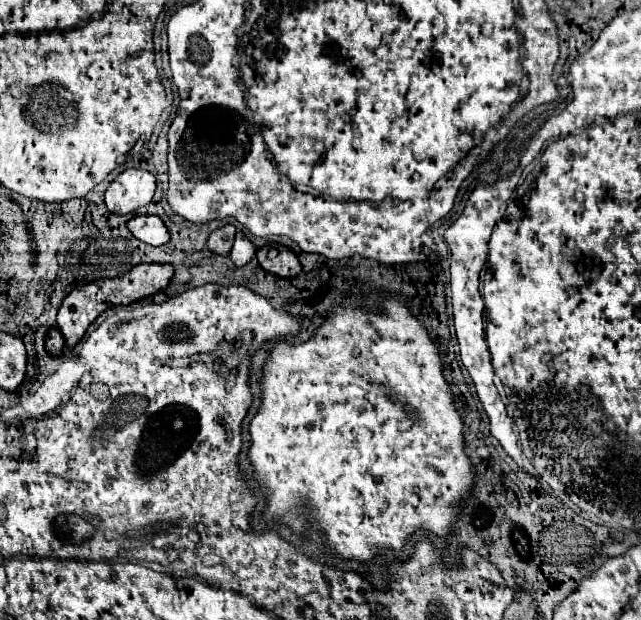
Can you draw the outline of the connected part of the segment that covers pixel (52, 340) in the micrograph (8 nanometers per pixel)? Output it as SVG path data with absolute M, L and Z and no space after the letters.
M51 327L51 329L49 329L45 347L47 347L49 353L53 353L53 355L61 355L61 351L63 351L63 347L65 347L65 341L63 341L63 335L61 335L59 327Z

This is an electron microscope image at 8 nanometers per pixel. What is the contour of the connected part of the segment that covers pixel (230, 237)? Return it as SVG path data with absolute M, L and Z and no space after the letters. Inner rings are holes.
M225 225L225 227L219 227L217 231L213 231L209 235L207 249L211 253L217 253L217 255L229 255L233 241L235 241L235 227L233 225Z

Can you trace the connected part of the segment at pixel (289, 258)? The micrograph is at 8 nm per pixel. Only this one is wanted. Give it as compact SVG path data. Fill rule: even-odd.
M265 245L257 251L257 259L259 259L259 265L267 273L273 273L283 279L293 279L301 273L301 263L299 263L297 255L293 251L289 251L287 247Z

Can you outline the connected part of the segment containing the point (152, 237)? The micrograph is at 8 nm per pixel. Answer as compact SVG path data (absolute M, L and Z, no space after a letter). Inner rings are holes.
M135 215L127 221L127 229L147 245L165 245L169 241L169 231L157 215Z

